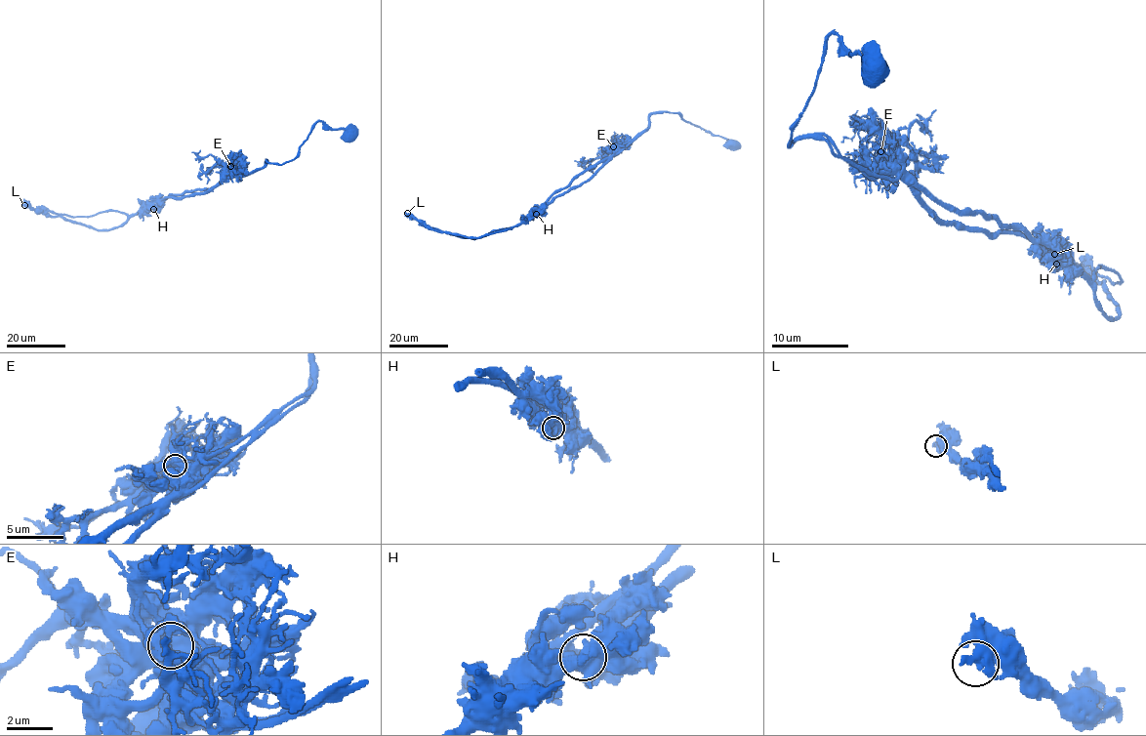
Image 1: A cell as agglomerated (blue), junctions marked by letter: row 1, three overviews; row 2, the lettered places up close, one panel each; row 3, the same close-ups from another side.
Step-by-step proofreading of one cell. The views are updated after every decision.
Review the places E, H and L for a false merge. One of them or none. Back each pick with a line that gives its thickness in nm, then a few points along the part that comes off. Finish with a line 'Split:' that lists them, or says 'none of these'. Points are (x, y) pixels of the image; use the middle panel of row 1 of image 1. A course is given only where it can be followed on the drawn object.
E: 280 nm | (613, 147), (612, 154), (580, 173), (515, 225), (490, 234), (470, 237), (430, 230), (406, 215)
Split: E

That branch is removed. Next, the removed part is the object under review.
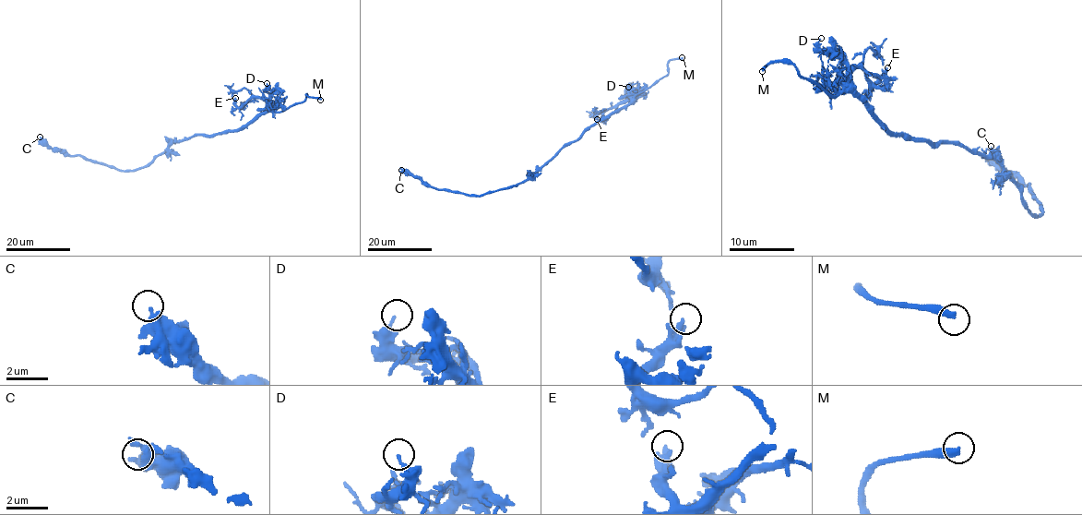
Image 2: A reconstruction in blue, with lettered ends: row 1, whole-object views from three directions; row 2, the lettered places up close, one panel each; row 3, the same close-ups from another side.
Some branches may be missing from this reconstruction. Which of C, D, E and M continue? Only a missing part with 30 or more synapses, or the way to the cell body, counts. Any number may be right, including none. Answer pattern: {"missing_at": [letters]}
{"missing_at": ["M"]}

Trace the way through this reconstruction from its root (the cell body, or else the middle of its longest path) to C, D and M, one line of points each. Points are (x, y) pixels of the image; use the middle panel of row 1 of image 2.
C: (551, 160), (521, 183), (480, 195), (429, 187), (401, 170)
D: (551, 160), (591, 125), (624, 108), (631, 101), (624, 96), (628, 87)
M: (551, 160), (591, 125), (618, 112), (636, 95), (665, 76), (670, 60), (682, 57)

